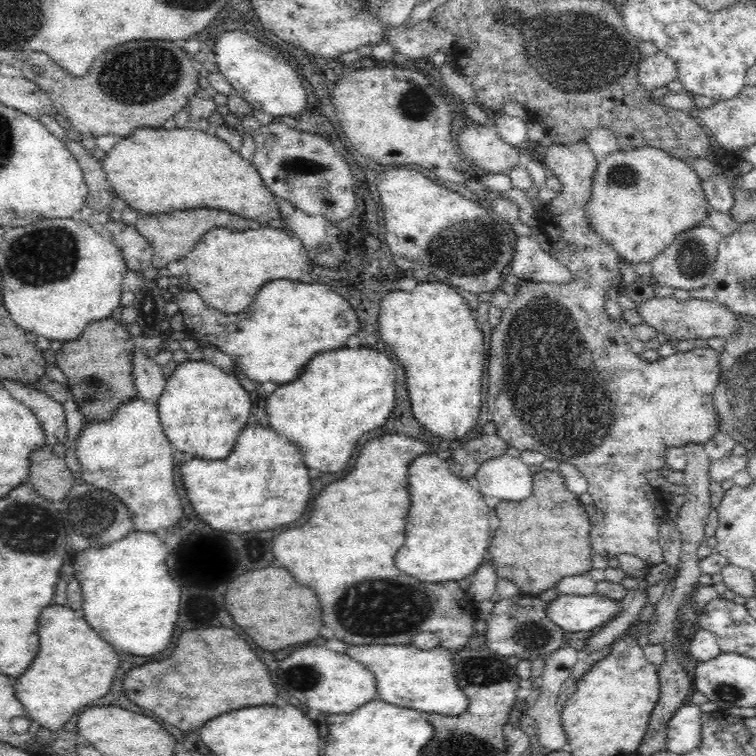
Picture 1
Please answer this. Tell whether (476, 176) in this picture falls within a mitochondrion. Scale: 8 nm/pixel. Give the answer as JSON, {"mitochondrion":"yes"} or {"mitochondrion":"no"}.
{"mitochondrion":"no"}

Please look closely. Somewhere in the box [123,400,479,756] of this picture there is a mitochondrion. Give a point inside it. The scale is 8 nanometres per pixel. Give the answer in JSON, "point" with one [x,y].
{"point":[372,609]}

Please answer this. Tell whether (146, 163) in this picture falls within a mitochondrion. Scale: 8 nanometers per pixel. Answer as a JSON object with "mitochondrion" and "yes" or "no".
{"mitochondrion":"no"}

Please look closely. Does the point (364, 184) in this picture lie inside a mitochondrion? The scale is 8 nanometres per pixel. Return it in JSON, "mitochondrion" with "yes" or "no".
{"mitochondrion":"no"}

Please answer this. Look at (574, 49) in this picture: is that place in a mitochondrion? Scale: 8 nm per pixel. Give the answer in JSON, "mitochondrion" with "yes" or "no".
{"mitochondrion":"yes"}

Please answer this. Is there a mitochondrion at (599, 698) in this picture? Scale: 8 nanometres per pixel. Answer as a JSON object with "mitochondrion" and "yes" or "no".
{"mitochondrion":"no"}

